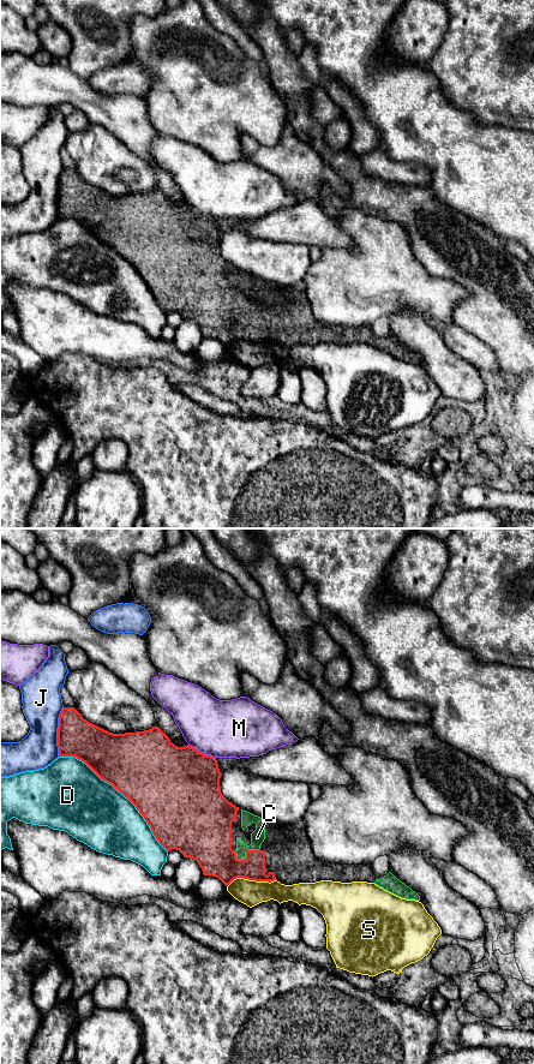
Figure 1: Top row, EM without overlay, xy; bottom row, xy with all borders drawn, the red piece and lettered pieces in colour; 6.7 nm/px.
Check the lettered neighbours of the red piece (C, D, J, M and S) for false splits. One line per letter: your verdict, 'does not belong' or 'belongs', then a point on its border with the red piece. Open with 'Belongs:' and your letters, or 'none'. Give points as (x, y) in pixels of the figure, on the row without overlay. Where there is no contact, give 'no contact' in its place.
Belongs: C
C: belongs | xy (246, 315)
D: does not belong | xy (120, 253)
J: does not belong | xy (58, 193)
M: does not belong | xy (202, 215)
S: does not belong | xy (251, 341)

